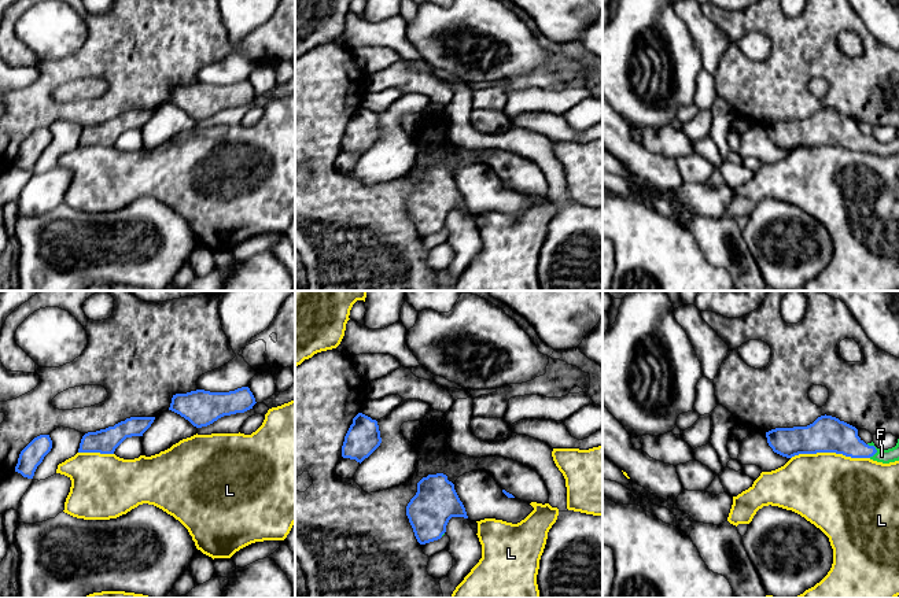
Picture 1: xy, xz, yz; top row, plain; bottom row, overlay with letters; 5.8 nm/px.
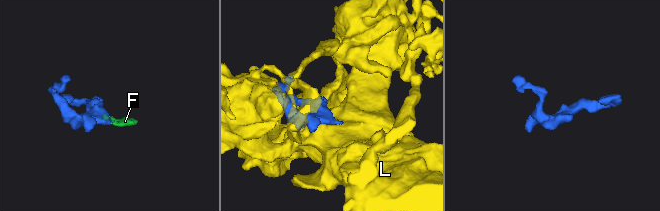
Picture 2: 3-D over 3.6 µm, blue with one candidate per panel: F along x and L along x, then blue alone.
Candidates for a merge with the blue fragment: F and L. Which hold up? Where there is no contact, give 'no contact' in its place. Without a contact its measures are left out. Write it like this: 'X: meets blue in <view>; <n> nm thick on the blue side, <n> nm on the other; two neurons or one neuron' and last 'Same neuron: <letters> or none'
F: meets blue in yz; 190 nm thick on the blue side, 80 nm on the other; one neuron
L: meets blue in yz; 220 nm thick on the blue side, 440 nm on the other; two neurons
Same neuron: F

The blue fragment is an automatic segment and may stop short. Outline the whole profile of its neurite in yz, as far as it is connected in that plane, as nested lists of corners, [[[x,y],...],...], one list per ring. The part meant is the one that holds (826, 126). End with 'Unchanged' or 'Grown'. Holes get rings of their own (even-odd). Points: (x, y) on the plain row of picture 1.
[[[826,107],[807,119],[771,122],[766,125],[766,130],[773,144],[786,151],[799,147],[836,145],[883,156],[899,154],[899,132],[895,140],[880,143],[873,134],[866,137],[855,119]]]. Grown

